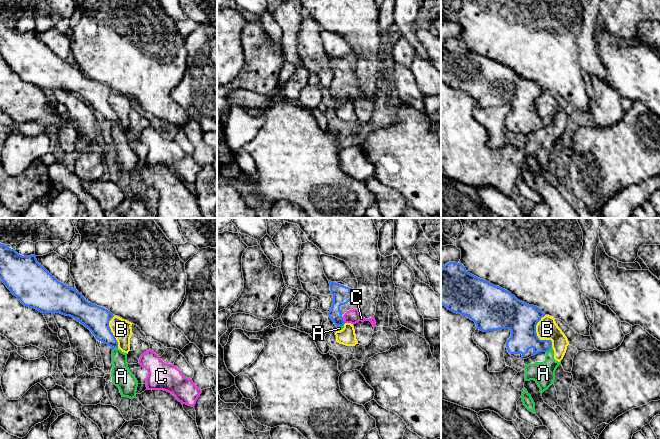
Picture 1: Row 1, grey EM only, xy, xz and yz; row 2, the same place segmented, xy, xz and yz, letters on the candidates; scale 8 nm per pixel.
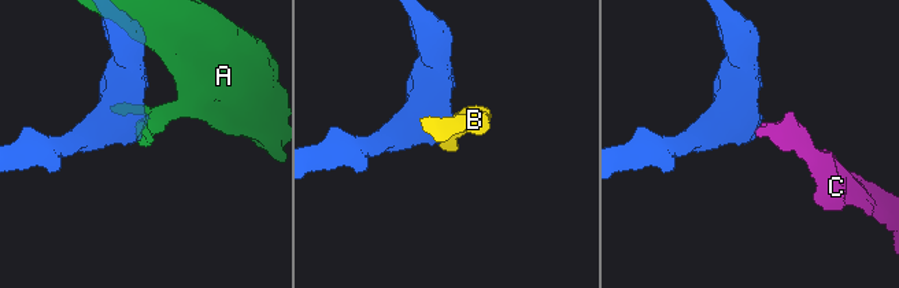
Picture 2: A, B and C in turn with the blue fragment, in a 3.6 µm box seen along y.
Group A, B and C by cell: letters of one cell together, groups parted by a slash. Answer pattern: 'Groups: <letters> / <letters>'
Groups: A B / C

